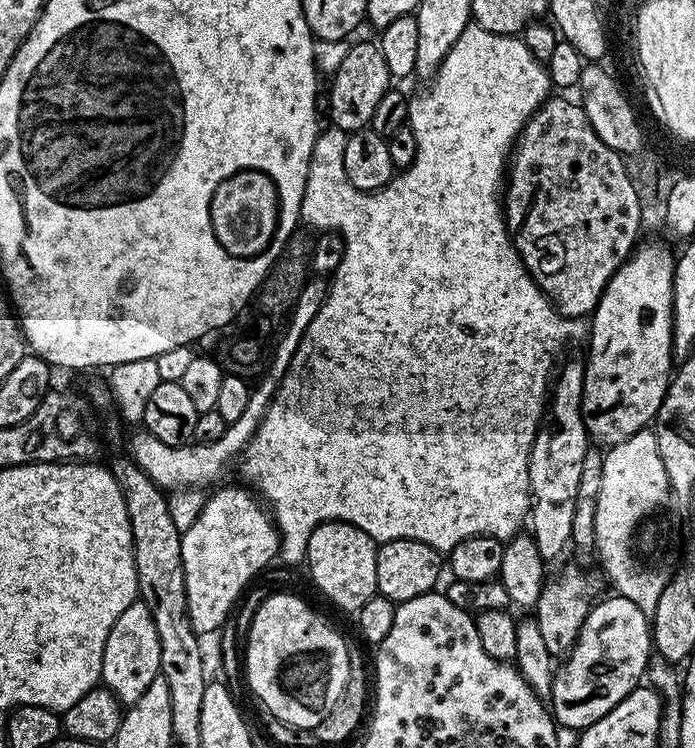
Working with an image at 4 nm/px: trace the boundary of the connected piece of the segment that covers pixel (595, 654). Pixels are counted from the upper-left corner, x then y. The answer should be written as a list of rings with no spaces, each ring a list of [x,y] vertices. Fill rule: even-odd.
[[[623,594],[612,595],[616,596],[593,604],[587,618],[582,622],[572,651],[563,661],[564,669],[561,672],[559,669],[553,675],[550,711],[561,729],[583,730],[590,727],[594,722],[598,722],[598,718],[610,714],[610,710],[614,710],[614,706],[618,706],[618,702],[622,702],[622,698],[626,698],[645,679],[648,661],[654,652],[650,617],[642,614],[642,610]]]

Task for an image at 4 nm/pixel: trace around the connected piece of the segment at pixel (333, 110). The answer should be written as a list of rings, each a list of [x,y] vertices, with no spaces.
[[[379,43],[356,44],[345,56],[343,53],[330,80],[332,89],[328,92],[328,112],[332,115],[331,123],[344,134],[369,127],[374,110],[378,110],[378,102],[382,102],[382,98],[390,91],[386,58],[382,58]]]

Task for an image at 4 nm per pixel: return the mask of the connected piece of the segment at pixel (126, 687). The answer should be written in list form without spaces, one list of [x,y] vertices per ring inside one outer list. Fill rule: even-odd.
[[[143,602],[126,606],[126,610],[118,614],[118,622],[114,622],[114,630],[110,630],[110,638],[106,638],[106,650],[102,654],[102,670],[100,671],[103,687],[110,689],[120,700],[121,705],[127,706],[138,702],[138,698],[146,694],[146,686],[150,686],[150,682],[154,682],[154,678],[159,675],[160,643],[158,630],[154,630],[154,618]]]

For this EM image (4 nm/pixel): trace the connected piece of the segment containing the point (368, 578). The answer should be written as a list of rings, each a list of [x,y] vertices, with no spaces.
[[[332,520],[318,526],[310,534],[306,569],[312,575],[317,590],[330,603],[345,608],[349,614],[355,614],[369,598],[377,595],[374,574],[377,547],[377,541],[370,539],[360,528],[342,520]]]

